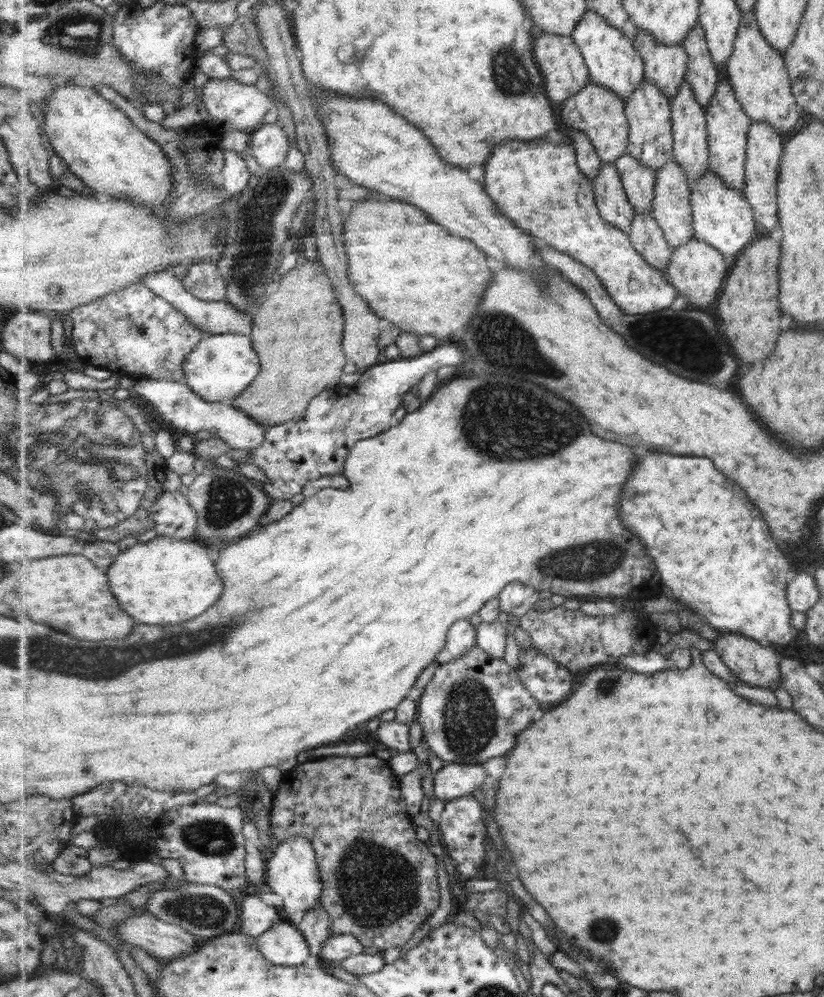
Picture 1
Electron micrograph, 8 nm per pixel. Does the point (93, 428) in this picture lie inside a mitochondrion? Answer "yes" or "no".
yes

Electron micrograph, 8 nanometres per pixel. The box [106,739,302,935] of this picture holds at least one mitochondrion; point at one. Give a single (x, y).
(213, 838)

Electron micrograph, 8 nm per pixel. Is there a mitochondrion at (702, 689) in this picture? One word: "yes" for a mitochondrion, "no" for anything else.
no

